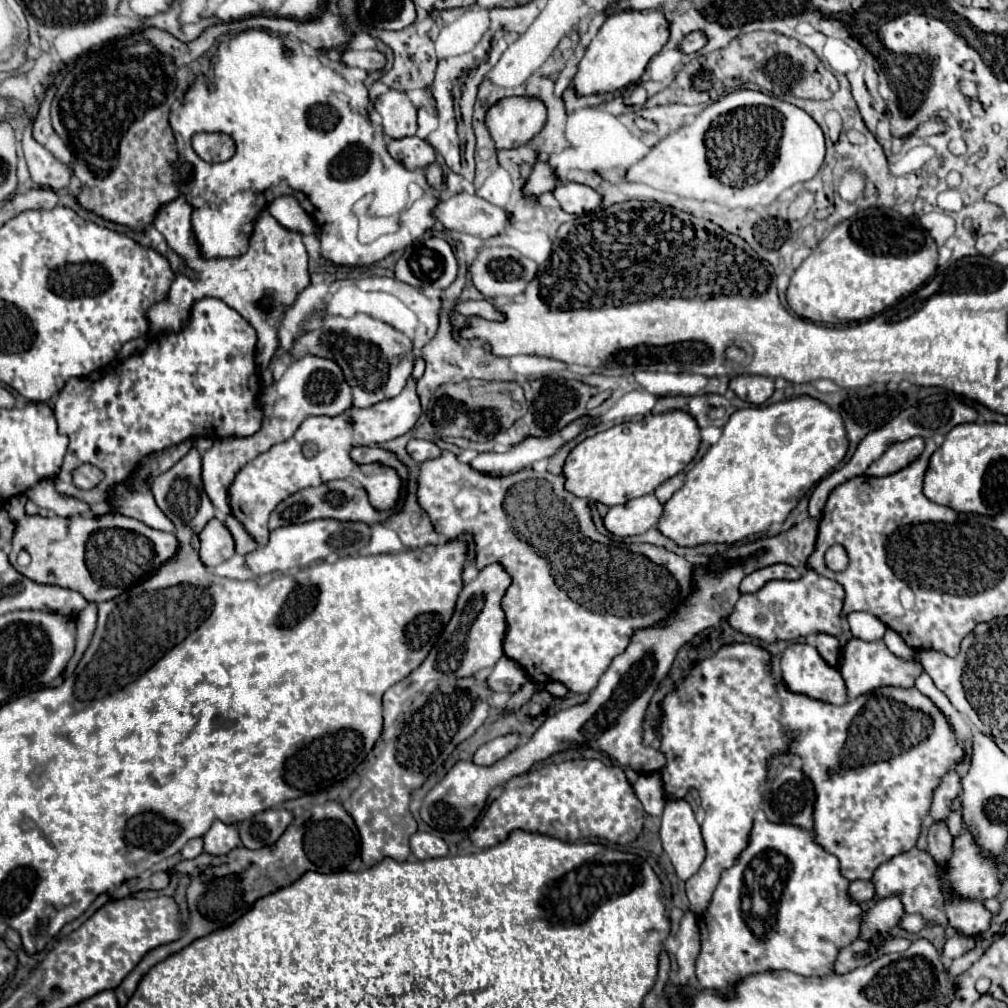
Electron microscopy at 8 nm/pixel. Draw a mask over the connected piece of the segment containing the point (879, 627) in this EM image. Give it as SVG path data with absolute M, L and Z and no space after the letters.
M850 613L848 625L852 635L862 641L878 641L884 637L884 631L886 631L886 625L870 613Z

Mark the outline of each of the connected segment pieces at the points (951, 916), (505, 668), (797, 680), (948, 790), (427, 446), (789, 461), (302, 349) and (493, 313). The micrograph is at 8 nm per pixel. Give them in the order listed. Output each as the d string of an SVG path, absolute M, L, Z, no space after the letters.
M950 901L946 905L948 921L952 927L958 929L960 935L972 937L990 927L992 913L982 907L982 903L974 901Z
M502 657L494 667L488 679L487 686L495 693L514 694L529 681L529 677L523 670L522 665L514 663L510 657Z
M792 643L786 647L782 663L782 679L786 683L786 687L794 693L804 693L810 695L814 699L832 703L832 705L844 705L846 703L846 683L842 683L842 675L836 667L828 665L816 647L808 645L808 643Z
M950 769L944 777L942 783L934 789L934 797L932 797L932 819L940 821L948 817L948 805L952 803L952 799L956 799L960 791L960 777L956 773L956 769Z
M412 439L406 449L414 457L414 461L418 461L418 463L424 463L426 459L436 459L442 453L442 449L436 443L422 441L422 439Z
M796 397L768 407L738 409L724 425L720 441L686 473L684 487L664 503L664 513L656 527L680 547L696 547L702 543L732 545L754 533L764 533L774 523L784 523L808 489L844 459L846 443L842 417L828 405L810 397Z
M324 313L322 321L324 321L322 327L318 327L314 331L306 331L302 335L296 335L290 349L282 349L282 347L276 349L276 355L272 357L268 369L264 369L260 375L262 385L274 383L272 369L280 357L288 355L290 359L296 359L300 353L302 355L308 353L308 355L318 355L324 359L334 359L334 363L338 363L342 367L344 379L352 387L354 407L376 405L384 399L396 397L404 389L404 385L412 373L414 359L416 359L410 337L406 337L392 325L388 325L380 319L372 319L368 315L354 315L350 319L334 319L328 313Z
M466 301L466 303L458 303L456 311L466 315L466 317L482 317L482 319L488 319L488 321L502 321L502 313L490 301Z

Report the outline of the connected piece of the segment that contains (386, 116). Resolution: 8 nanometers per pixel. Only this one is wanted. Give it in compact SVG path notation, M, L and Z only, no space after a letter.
M390 89L376 99L374 107L382 117L382 129L386 137L402 139L416 135L416 109L406 93Z

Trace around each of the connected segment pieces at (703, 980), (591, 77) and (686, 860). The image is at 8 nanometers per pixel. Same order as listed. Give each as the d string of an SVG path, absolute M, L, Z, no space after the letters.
M760 811L760 816L756 816L754 819L746 849L742 851L742 855L738 857L738 861L722 873L720 883L718 883L718 887L716 887L716 891L714 891L712 901L710 901L710 907L708 907L706 913L702 915L706 933L702 933L702 937L700 937L702 949L700 949L700 955L698 955L698 959L696 959L696 977L698 977L700 987L716 989L716 991L720 991L720 993L730 993L730 991L732 991L732 985L734 985L740 977L746 977L746 975L750 975L750 973L774 971L774 969L788 969L788 971L792 971L792 973L806 975L806 977L822 977L822 975L832 973L832 971L834 971L834 959L838 957L838 951L840 951L842 947L850 945L850 943L858 937L858 927L860 927L860 917L862 917L860 905L850 903L850 899L848 899L848 895L846 895L846 889L848 889L848 879L844 879L844 877L840 875L838 859L836 859L834 855L826 853L820 845L814 843L814 833L812 833L812 831L804 831L804 829L800 829L800 827L784 825L784 823L770 823L766 815Z
M620 11L610 15L598 35L586 47L584 57L578 63L578 71L572 77L572 87L578 97L612 93L630 83L638 83L648 61L664 47L668 41L668 21L660 11L636 13L636 11Z
M684 799L668 801L660 825L662 849L670 857L676 875L686 881L690 879L704 861L704 841L700 825L694 819L690 805Z

